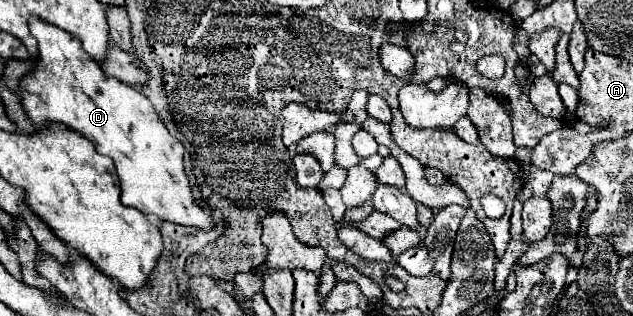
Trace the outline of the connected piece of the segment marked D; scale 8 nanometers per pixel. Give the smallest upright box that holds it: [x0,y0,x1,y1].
[20,17,214,231]

